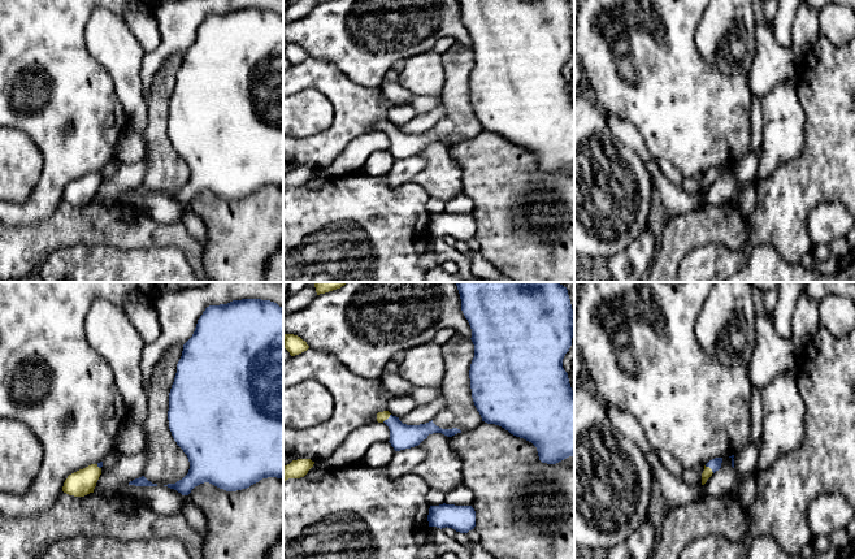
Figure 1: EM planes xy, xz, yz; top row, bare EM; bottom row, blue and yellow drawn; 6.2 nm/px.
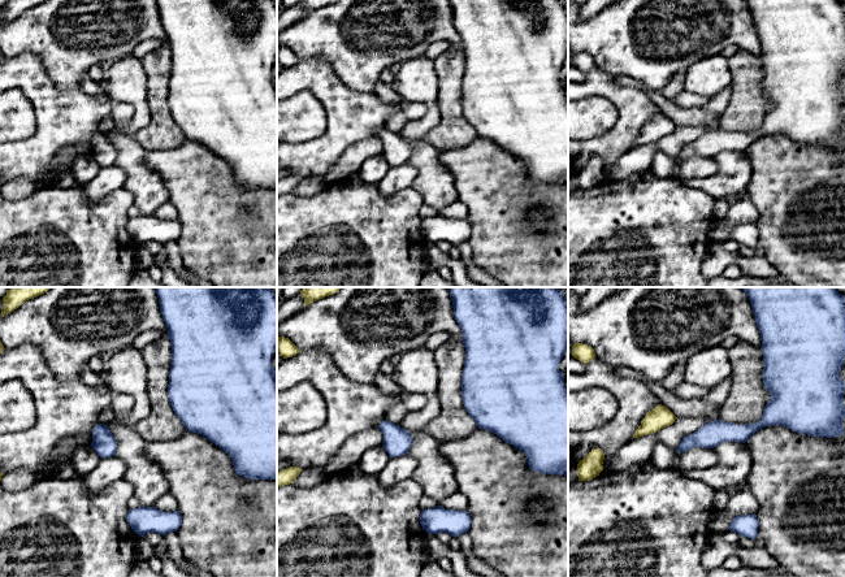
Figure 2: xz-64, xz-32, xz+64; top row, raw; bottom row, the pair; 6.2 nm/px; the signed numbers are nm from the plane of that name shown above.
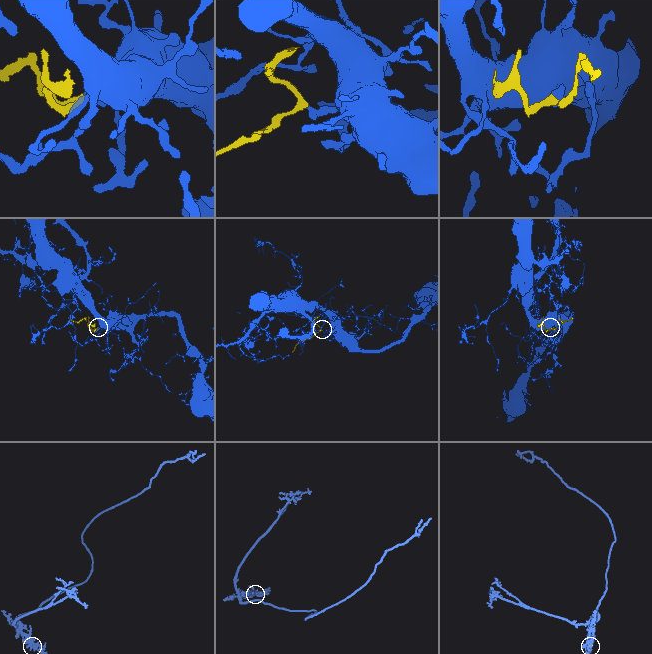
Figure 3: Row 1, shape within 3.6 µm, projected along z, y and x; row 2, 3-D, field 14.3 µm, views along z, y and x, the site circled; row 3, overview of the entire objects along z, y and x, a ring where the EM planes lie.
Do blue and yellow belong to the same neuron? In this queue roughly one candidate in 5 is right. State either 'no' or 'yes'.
yes

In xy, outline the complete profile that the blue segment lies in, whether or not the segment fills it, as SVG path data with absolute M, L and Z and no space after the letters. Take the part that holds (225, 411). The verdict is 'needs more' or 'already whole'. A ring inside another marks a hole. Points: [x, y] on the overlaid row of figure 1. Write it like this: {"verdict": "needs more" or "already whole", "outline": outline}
{"verdict": "already whole", "outline": "M261 299L233 300L227 304L207 307L205 311L203 312L203 315L200 316L200 318L198 320L192 337L183 344L182 356L177 364L177 373L175 373L174 382L173 382L170 393L169 393L168 420L169 420L169 429L172 432L174 441L188 458L190 469L188 469L188 473L182 480L177 481L175 484L168 484L164 486L174 489L178 493L181 493L182 495L188 495L195 486L204 484L204 482L209 482L226 491L236 491L236 490L247 489L262 478L268 478L268 477L282 478L283 477L283 308L279 307L274 302L261 300Z"}

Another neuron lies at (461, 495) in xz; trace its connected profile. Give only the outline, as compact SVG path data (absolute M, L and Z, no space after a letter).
M464 485L452 489L444 497L446 504L472 506L473 502L474 502L473 493Z

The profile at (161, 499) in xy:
M127 482L123 491L142 498L153 512L162 516L179 514L188 502L188 495L164 485L135 486Z

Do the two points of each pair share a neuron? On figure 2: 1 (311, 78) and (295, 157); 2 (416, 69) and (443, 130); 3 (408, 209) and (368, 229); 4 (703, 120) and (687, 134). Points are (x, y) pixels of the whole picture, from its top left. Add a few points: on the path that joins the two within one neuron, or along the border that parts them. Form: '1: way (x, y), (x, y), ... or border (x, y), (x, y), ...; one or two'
1: way (334, 102), (334, 133), (319, 148); one
2: border (438, 91), (437, 107), (440, 121), (424, 137); two
3: way (398, 215), (395, 217), (378, 218); one
4: border (718, 121), (710, 125), (677, 126); two

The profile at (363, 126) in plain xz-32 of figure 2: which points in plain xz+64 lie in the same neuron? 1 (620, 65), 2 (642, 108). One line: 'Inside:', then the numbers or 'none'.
Inside: 2

